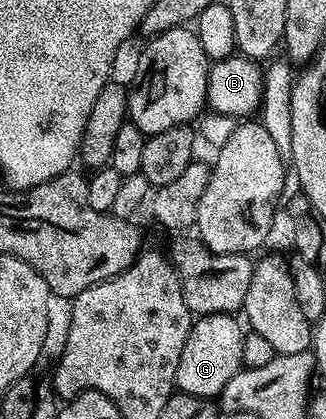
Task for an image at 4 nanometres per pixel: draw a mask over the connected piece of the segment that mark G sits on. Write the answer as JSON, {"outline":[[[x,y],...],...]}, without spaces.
{"outline":[[[203,315],[191,322],[188,341],[184,341],[180,365],[176,369],[176,387],[181,394],[214,399],[222,394],[224,385],[228,385],[228,381],[242,370],[244,327],[236,320],[234,315]]]}

